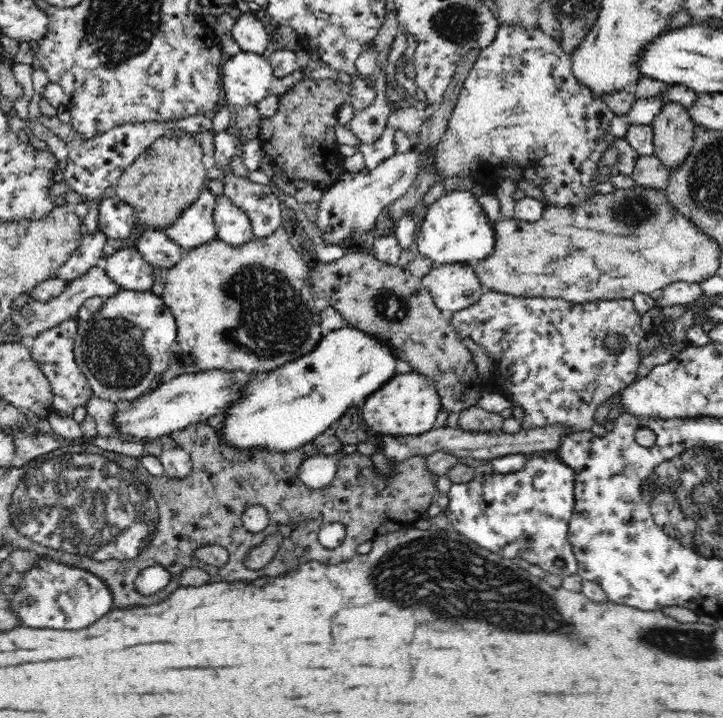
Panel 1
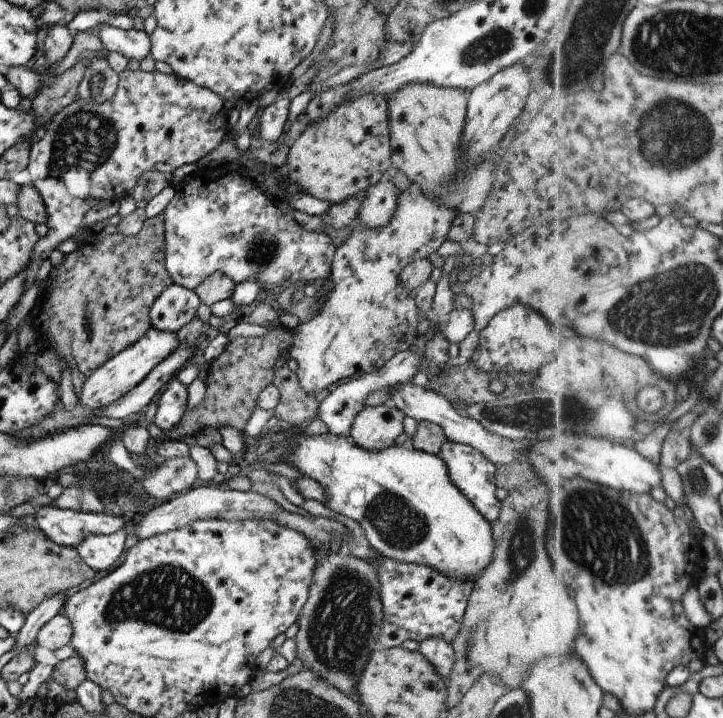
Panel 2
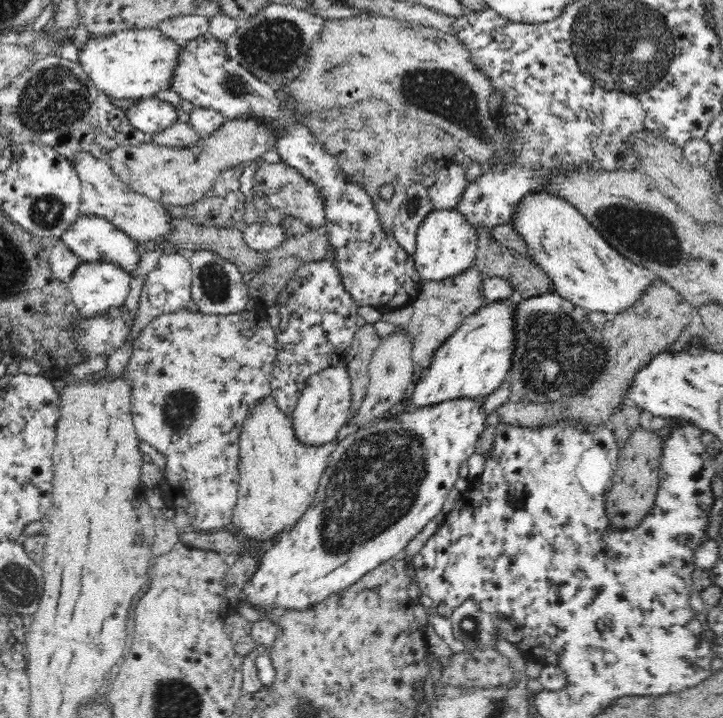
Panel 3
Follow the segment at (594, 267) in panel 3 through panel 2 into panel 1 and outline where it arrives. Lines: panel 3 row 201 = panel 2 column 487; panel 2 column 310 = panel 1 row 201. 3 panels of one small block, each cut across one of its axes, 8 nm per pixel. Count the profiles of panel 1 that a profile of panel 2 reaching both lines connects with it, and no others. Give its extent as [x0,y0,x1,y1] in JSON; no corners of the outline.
[415,187,496,265]

